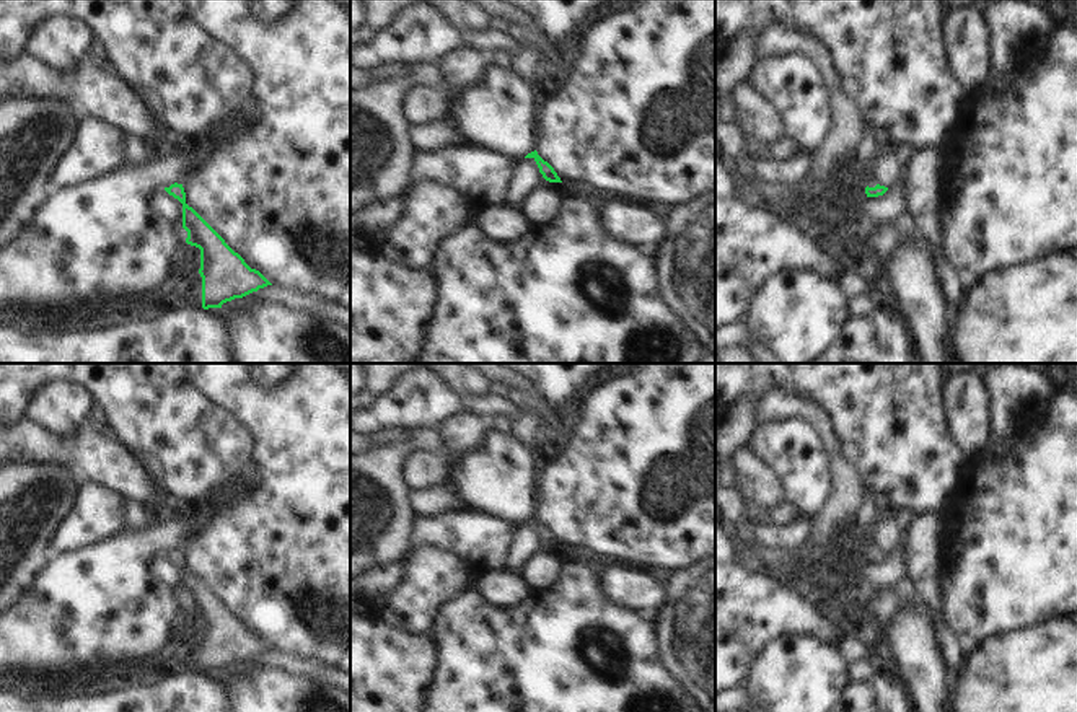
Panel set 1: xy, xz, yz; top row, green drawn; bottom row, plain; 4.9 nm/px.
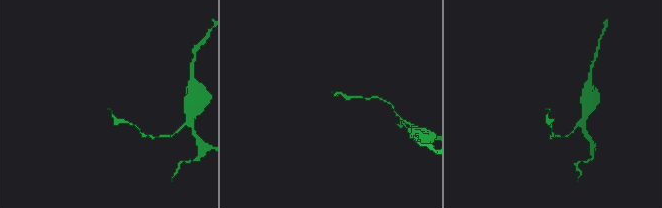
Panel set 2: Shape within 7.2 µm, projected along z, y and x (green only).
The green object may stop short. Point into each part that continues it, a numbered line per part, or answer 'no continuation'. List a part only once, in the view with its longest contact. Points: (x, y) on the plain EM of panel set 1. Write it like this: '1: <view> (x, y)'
no continuation

